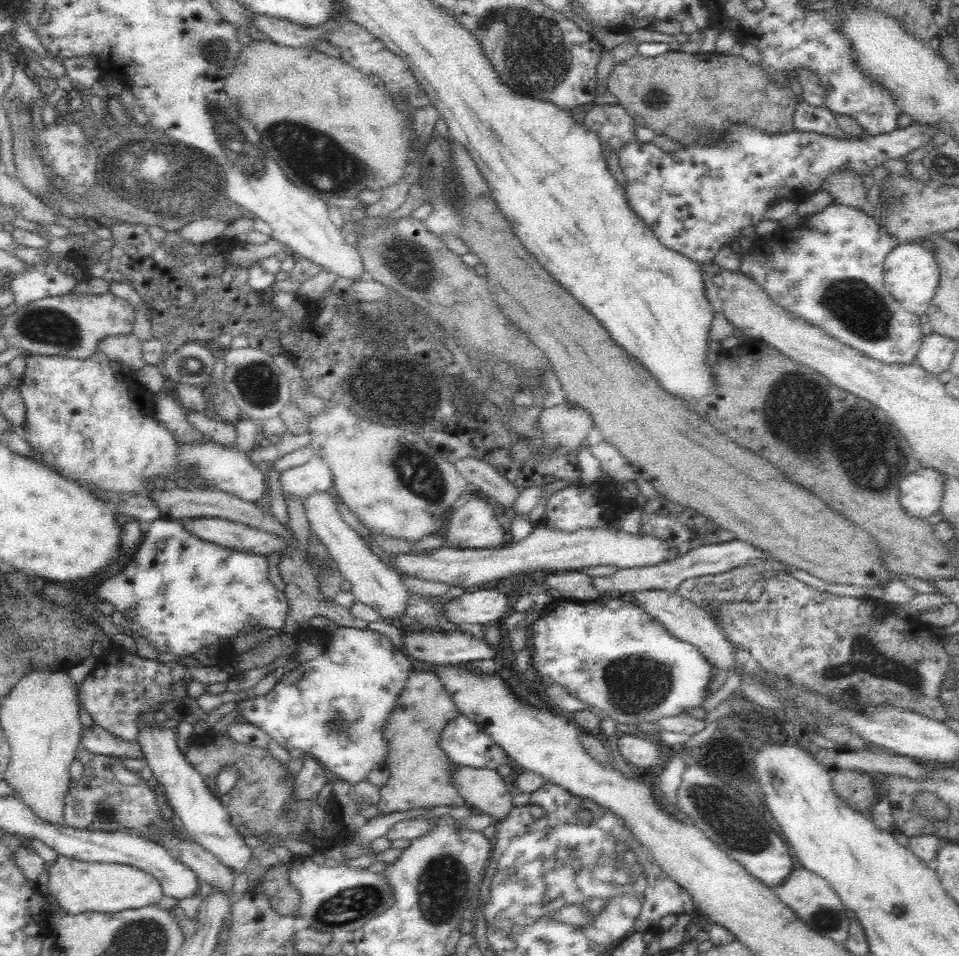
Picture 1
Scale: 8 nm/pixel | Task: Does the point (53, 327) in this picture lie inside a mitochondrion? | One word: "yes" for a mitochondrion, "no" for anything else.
yes

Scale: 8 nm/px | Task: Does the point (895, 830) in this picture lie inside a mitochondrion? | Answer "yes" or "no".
no

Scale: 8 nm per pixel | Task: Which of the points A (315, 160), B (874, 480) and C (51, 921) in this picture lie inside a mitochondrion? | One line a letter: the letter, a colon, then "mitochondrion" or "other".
A: mitochondrion
B: mitochondrion
C: other

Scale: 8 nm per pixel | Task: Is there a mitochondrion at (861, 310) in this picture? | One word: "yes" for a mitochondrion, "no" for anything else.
yes

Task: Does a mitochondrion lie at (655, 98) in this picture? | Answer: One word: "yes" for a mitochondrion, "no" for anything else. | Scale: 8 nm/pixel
yes

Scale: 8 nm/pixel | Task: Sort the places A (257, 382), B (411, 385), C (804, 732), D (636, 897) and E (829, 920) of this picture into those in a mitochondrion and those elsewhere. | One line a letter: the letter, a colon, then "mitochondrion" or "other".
A: mitochondrion
B: mitochondrion
C: other
D: other
E: mitochondrion

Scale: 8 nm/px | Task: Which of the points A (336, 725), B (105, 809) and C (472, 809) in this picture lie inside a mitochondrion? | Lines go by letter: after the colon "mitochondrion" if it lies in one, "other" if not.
A: mitochondrion
B: mitochondrion
C: other

